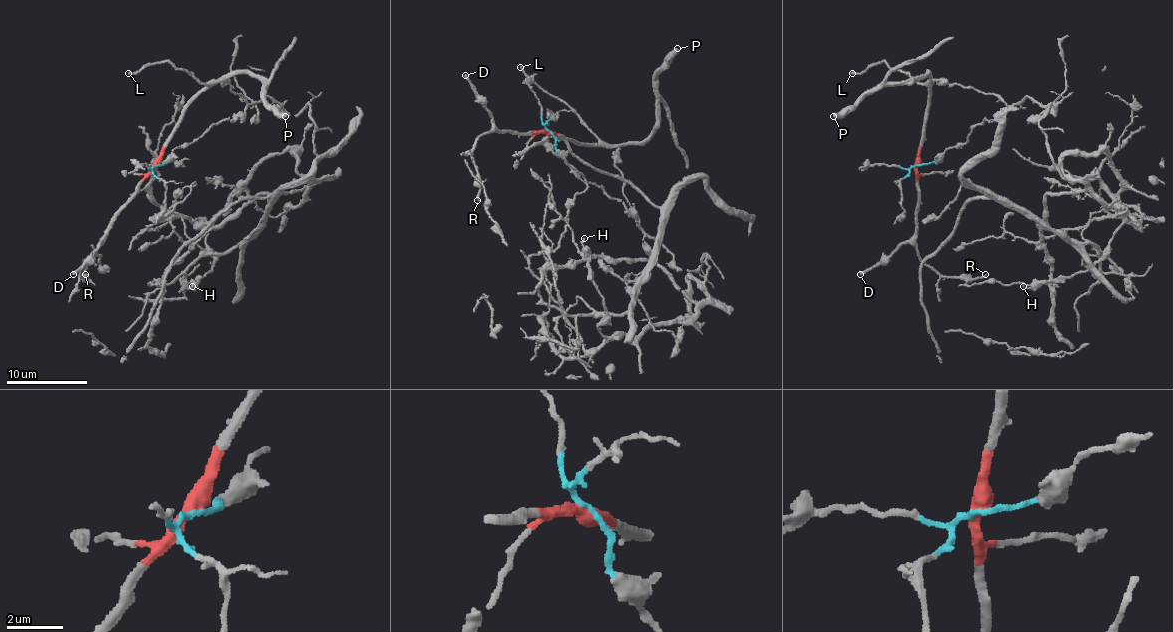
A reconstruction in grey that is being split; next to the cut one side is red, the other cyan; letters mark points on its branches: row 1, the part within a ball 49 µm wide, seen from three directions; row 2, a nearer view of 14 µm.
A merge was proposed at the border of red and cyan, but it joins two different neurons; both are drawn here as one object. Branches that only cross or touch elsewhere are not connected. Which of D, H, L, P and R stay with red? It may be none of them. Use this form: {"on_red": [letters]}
{"on_red": ["D", "L", "P", "R"]}

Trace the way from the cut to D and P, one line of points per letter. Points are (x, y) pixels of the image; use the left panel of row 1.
D: (156, 165), (122, 209), (109, 232), (73, 274)
P: (156, 165), (162, 144), (185, 110), (221, 79), (250, 73), (264, 83), (264, 98), (284, 116)

